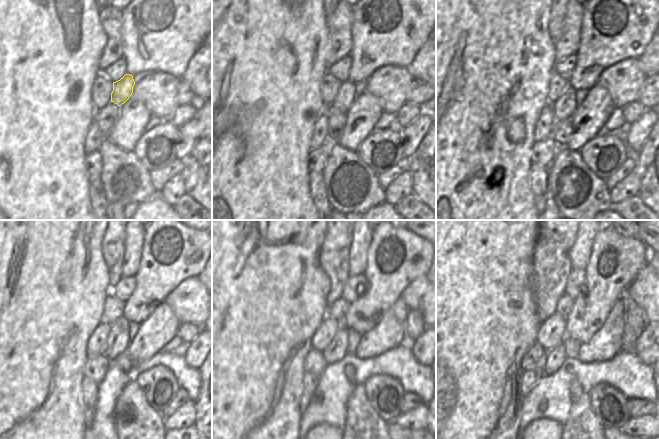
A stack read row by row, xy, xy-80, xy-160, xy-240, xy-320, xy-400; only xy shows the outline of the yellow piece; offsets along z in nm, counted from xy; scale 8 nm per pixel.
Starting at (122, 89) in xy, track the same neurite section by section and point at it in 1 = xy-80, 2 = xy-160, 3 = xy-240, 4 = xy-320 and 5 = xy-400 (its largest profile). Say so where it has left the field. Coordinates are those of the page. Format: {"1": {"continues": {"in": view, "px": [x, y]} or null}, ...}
{"1": {"continues": {"in": "xy-80", "px": [346, 95]}}, "2": {"continues": {"in": "xy-160", "px": [563, 108]}}, "3": {"continues": {"in": "xy-240", "px": [118, 339]}}, "4": {"continues": {"in": "xy-320", "px": [337, 348]}}, "5": {"continues": {"in": "xy-400", "px": [554, 358]}}}

